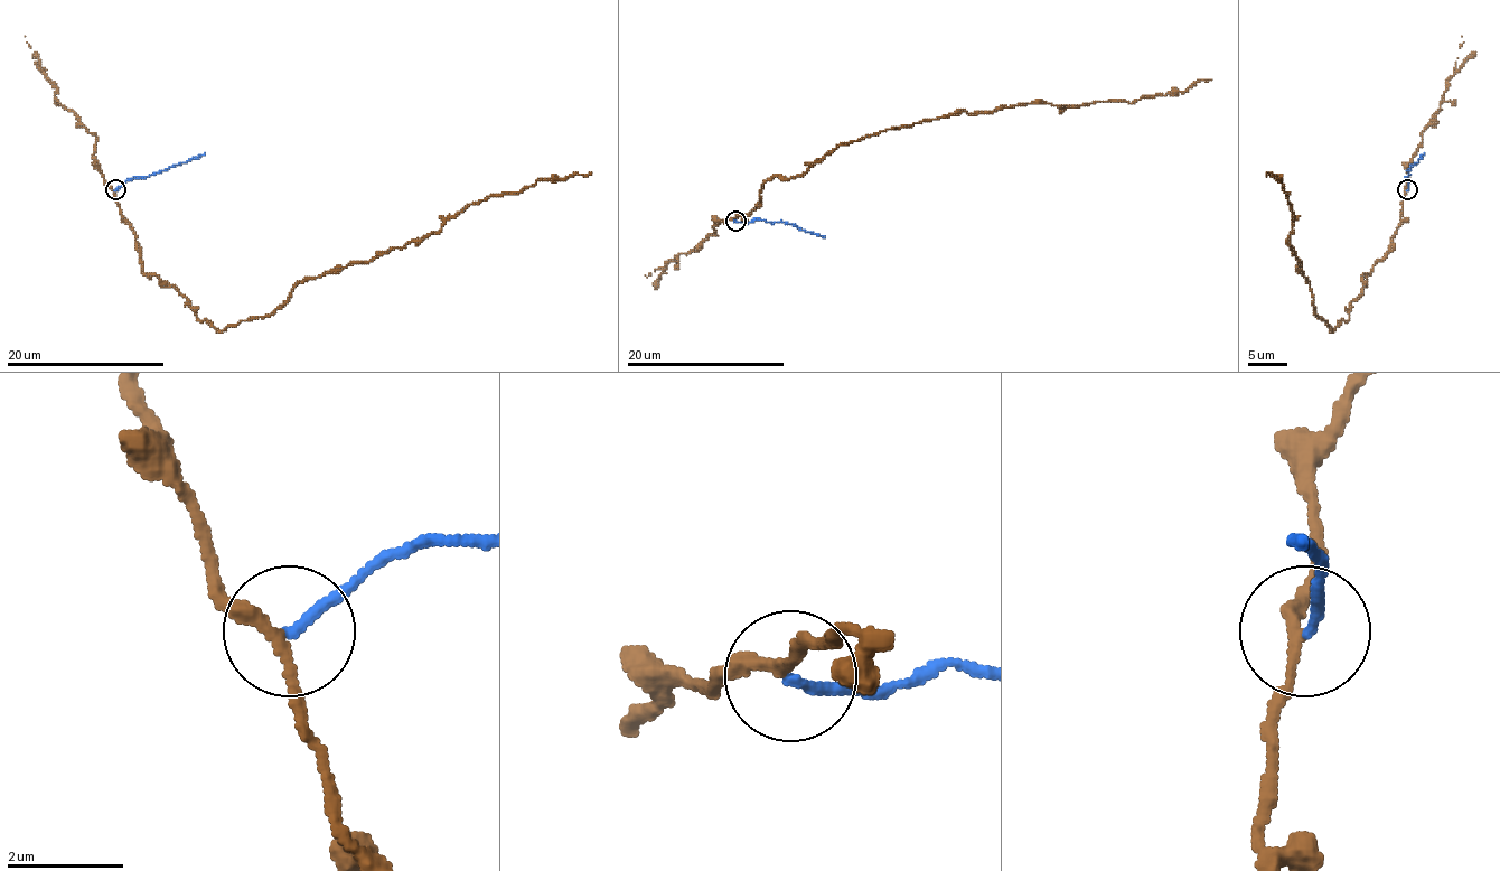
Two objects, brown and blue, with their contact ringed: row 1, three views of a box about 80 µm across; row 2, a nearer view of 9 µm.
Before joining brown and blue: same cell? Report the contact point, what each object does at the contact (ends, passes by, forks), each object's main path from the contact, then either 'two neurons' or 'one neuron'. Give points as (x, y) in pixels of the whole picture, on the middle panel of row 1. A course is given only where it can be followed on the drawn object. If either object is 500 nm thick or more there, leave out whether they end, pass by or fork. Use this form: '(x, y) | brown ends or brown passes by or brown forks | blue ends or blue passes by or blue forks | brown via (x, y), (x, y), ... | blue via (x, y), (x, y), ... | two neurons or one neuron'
(736, 221) | brown passes by | blue ends | brown via (733, 219), (756, 206), (761, 186), (775, 176), (795, 178), (862, 137), (965, 111), (1134, 103), (1211, 80) | blue via (736, 219), (787, 222), (824, 237) | two neurons

